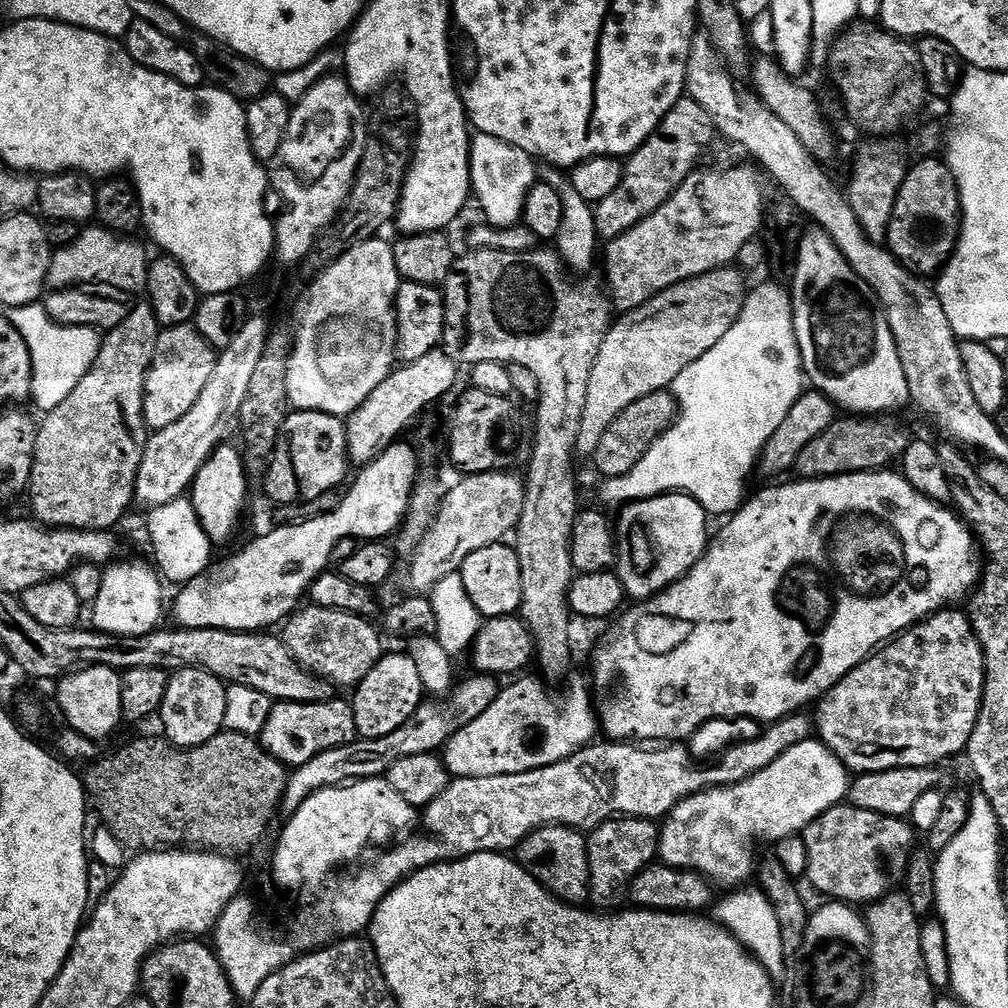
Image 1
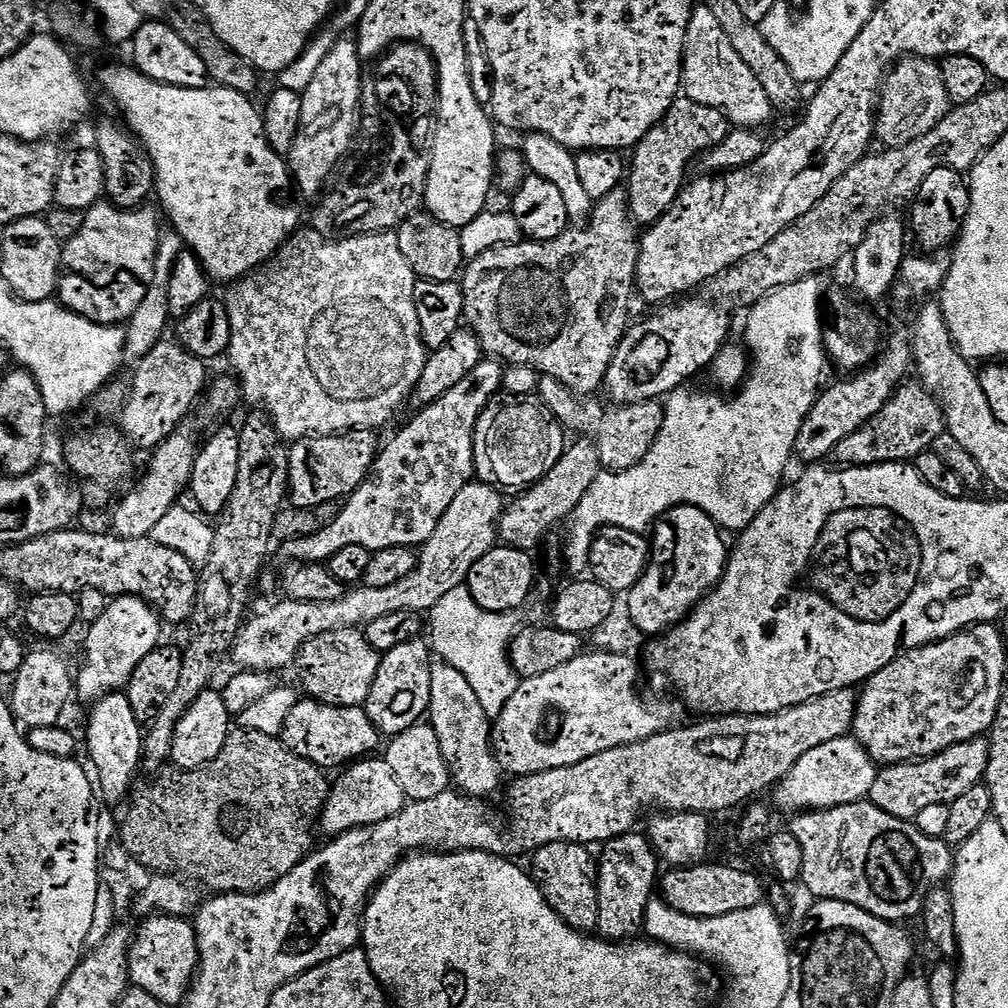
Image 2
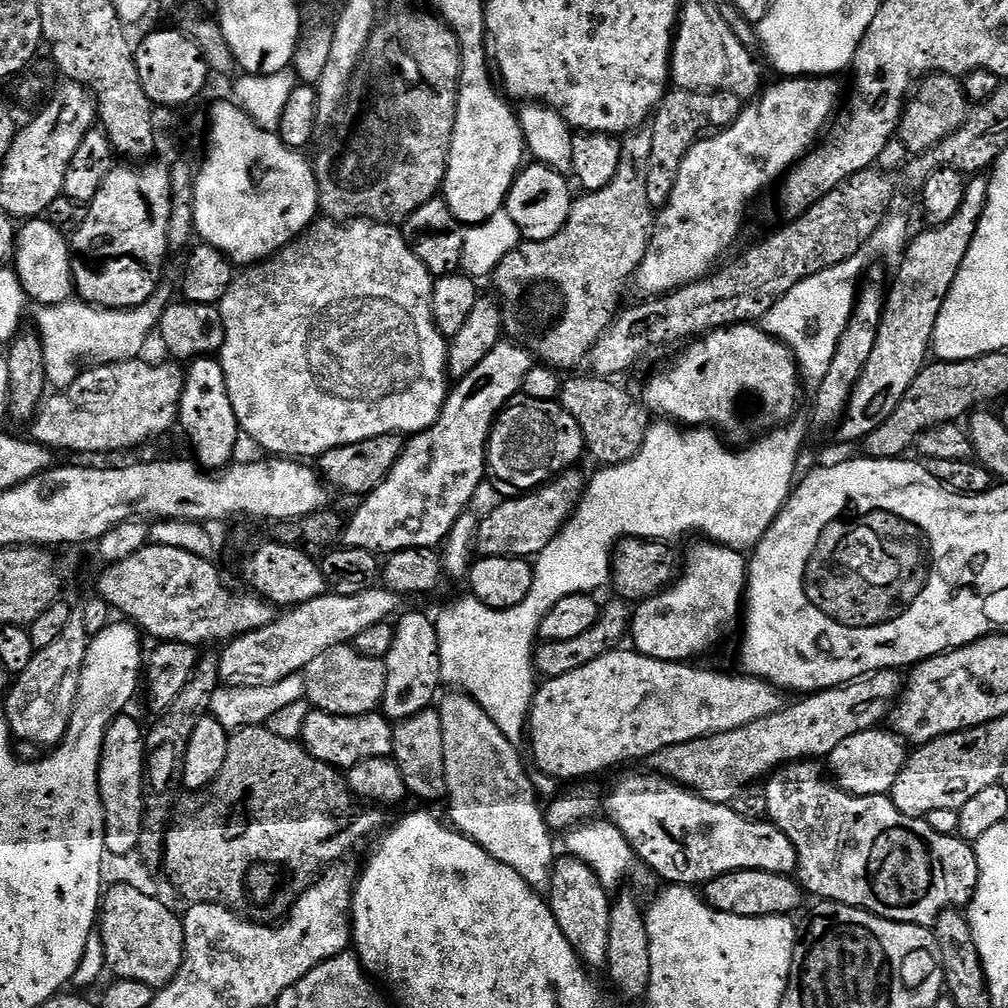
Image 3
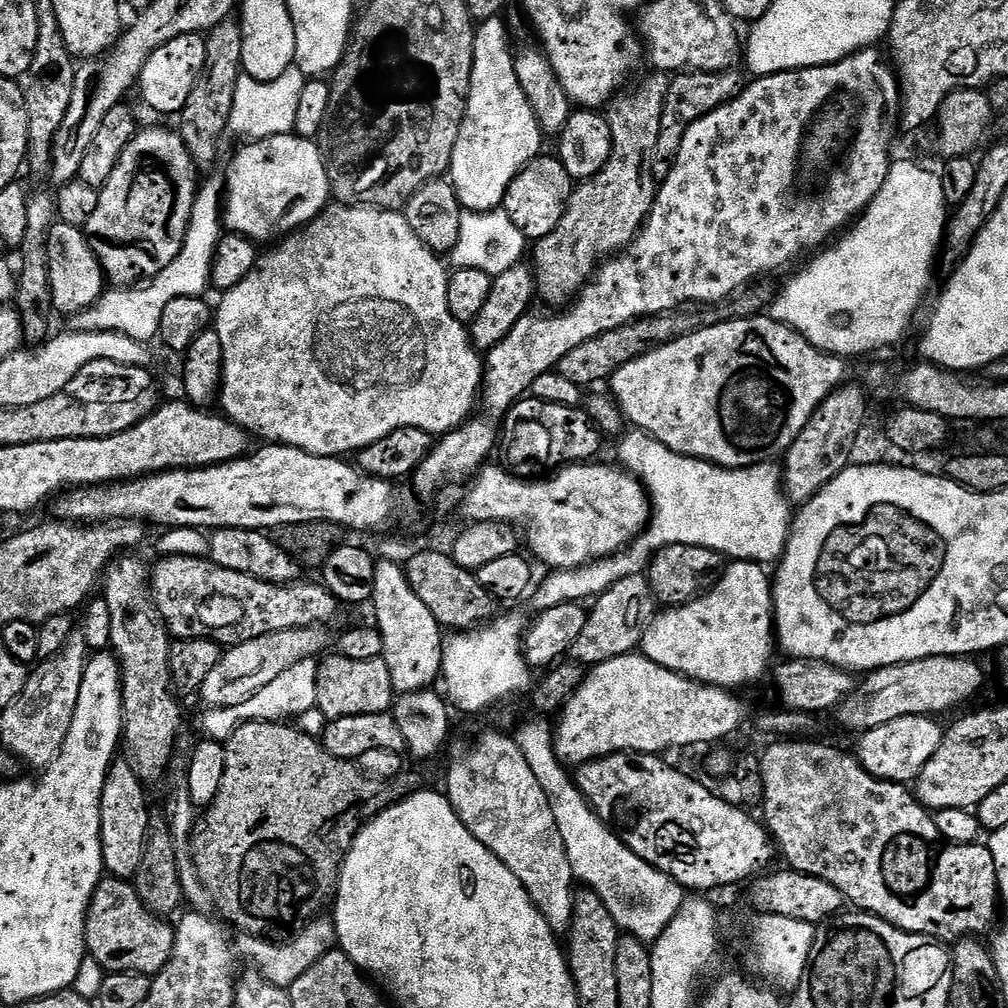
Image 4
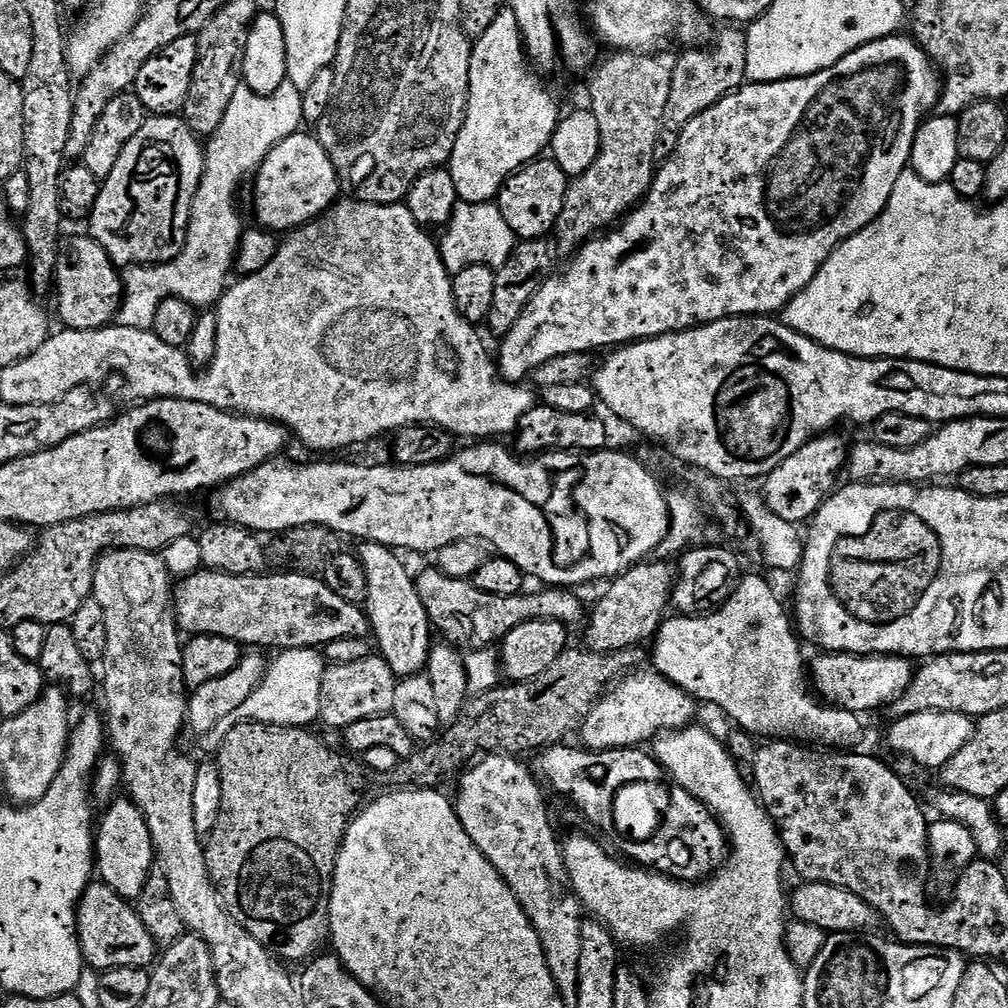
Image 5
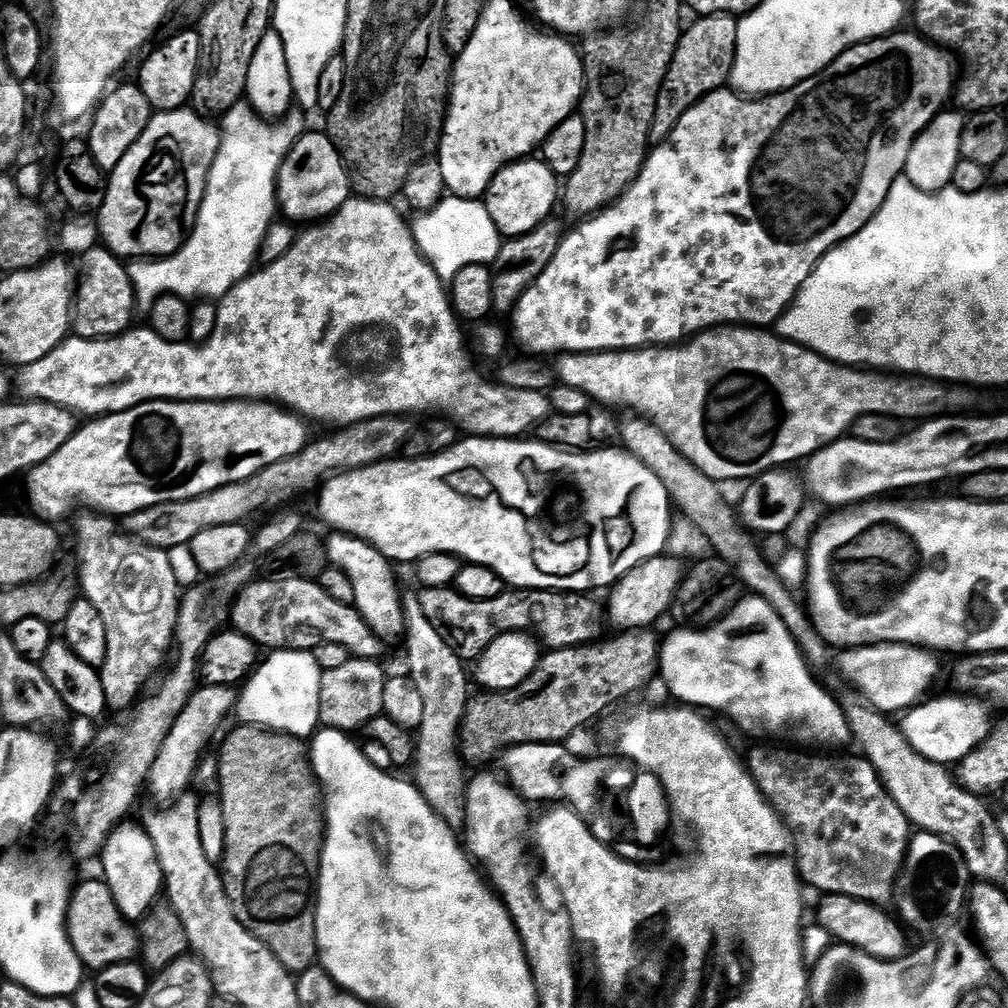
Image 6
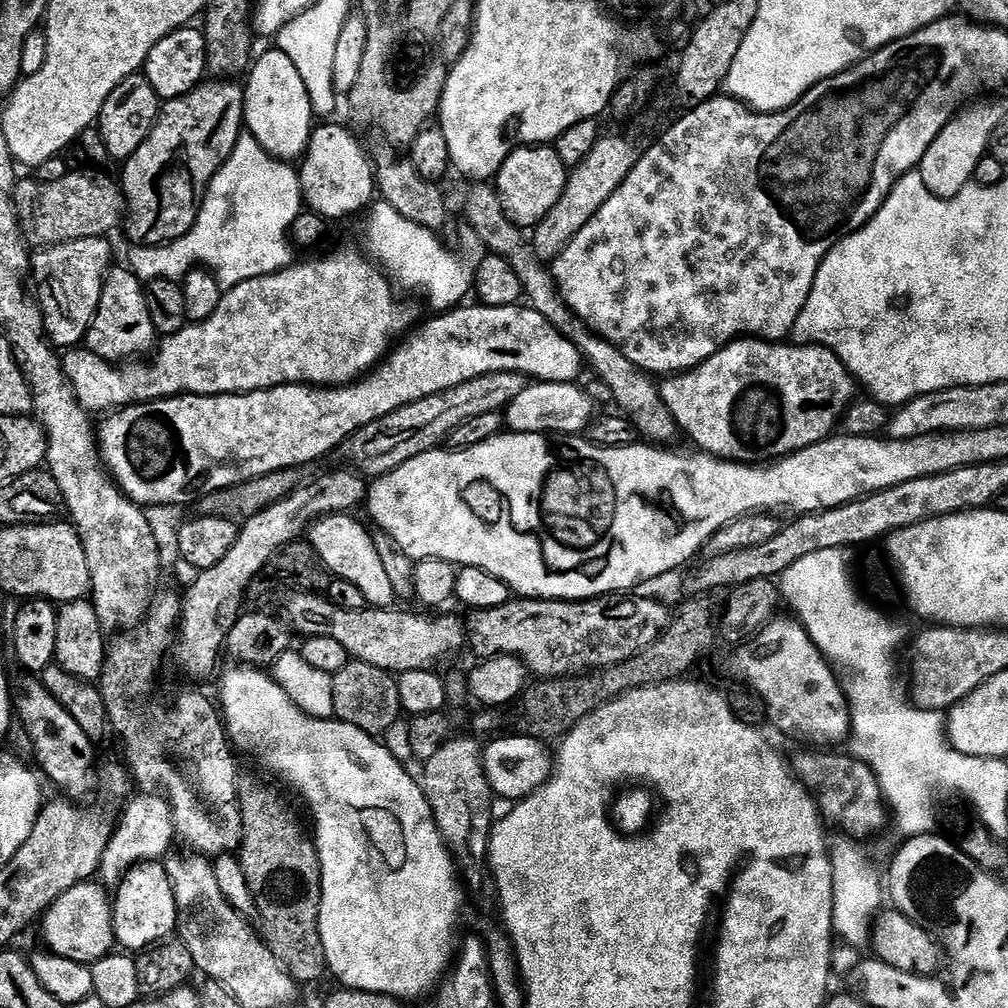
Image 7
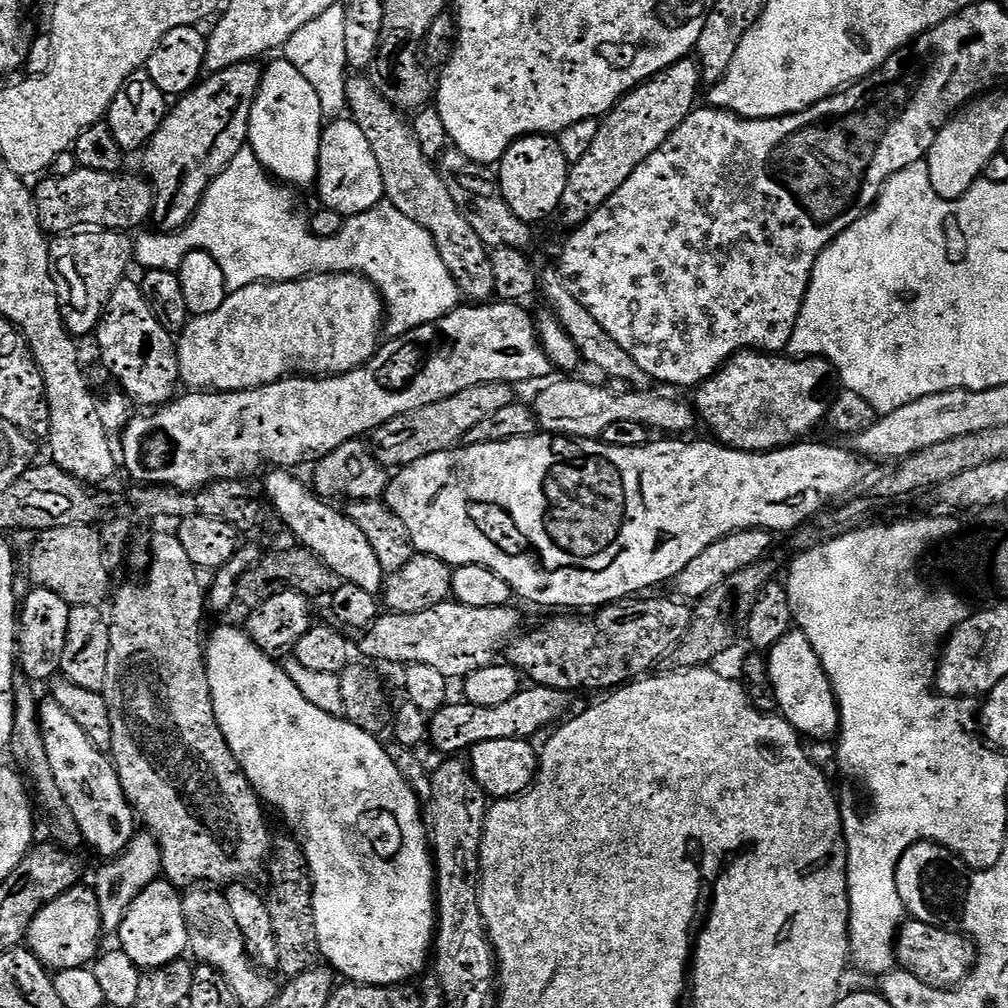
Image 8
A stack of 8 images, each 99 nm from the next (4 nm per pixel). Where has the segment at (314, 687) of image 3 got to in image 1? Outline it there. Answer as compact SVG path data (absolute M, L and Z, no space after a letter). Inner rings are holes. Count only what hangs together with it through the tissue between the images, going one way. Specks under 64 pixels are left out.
M315 606L307 607L308 608L301 607L295 614L289 616L286 623L283 625L282 631L284 631L284 633L282 633L282 639L284 644L290 650L290 654L293 658L295 658L302 667L308 669L308 671L314 673L316 676L323 676L325 680L331 682L333 685L339 686L339 684L341 684L342 687L348 688L347 690L355 689L356 685L360 684L366 677L368 677L370 672L374 670L374 666L380 661L382 655L382 649L380 649L381 633L378 631L378 628L378 633L376 633L376 628L372 625L373 621L371 619L355 616L349 612L343 612L342 610L326 610L325 608L317 608Z

